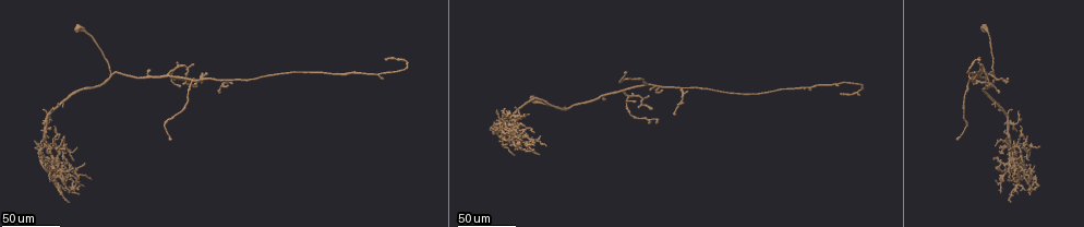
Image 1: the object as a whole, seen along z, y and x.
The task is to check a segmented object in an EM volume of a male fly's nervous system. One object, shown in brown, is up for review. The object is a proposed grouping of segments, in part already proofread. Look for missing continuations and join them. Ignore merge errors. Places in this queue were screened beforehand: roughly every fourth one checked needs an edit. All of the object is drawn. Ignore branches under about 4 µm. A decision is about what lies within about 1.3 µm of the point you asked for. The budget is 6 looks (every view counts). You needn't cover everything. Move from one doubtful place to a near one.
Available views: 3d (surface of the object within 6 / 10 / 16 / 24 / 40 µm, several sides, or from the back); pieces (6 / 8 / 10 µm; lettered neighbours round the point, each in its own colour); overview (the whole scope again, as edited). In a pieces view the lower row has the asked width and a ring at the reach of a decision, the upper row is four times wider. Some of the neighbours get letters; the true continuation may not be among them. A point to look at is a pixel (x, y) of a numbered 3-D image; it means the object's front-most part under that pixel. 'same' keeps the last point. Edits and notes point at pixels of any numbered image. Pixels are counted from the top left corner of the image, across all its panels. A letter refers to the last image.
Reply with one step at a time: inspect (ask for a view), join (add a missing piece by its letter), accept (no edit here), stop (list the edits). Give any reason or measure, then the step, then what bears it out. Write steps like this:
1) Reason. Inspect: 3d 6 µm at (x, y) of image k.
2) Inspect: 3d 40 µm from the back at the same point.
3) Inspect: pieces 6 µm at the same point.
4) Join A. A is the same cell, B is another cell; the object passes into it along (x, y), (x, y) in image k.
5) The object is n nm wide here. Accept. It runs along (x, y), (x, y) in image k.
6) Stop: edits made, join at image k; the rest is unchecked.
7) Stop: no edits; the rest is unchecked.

Free end. Inspect: 3d 40 µm at (41, 129) of image 1.

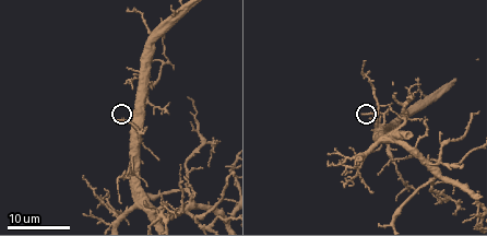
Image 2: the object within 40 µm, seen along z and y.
Inspect: pieces 8 µm at (363, 115) of image 2.

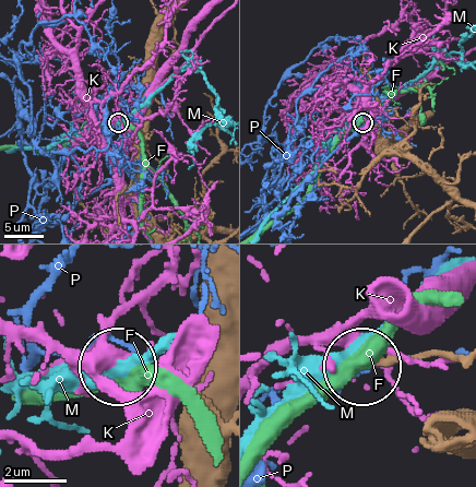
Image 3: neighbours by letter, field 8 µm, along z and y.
Accept. F, K, M and P are other cells; none of them fits.

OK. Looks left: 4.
Free end. Inspect: 3d 40 µm at (518, 142) of image 1.

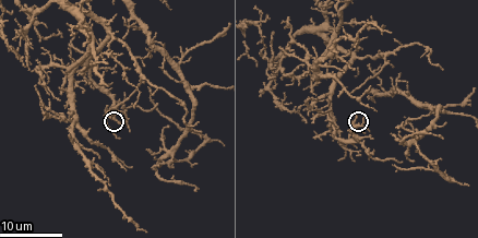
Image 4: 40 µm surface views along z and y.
Inspect: pieces 6 µm at (357, 116) of image 4.

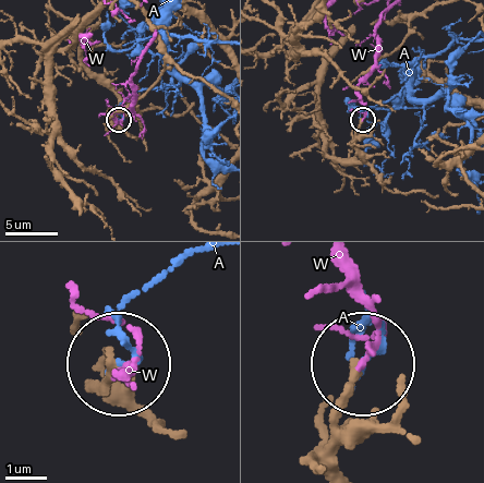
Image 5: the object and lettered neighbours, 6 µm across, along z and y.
Accept. A and W are other cells; no lettered piece goes on from it.

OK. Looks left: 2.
An open end. Inspect: 3d 24 µm at (510, 120) of image 1.

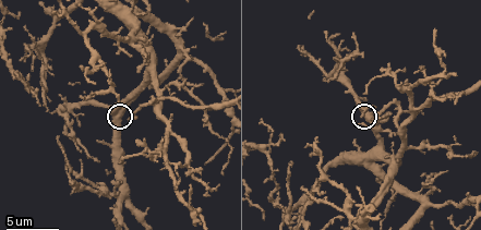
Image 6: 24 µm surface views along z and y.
Inspect: pieces 8 µm at (376, 122) of image 6.

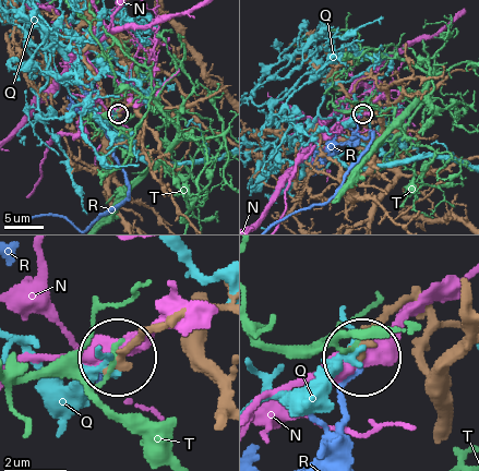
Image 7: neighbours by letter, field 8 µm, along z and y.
Accept. N, Q, R and T are other cells; none of them fits.

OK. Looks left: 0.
Stop: no edits; the rest is unchecked.

